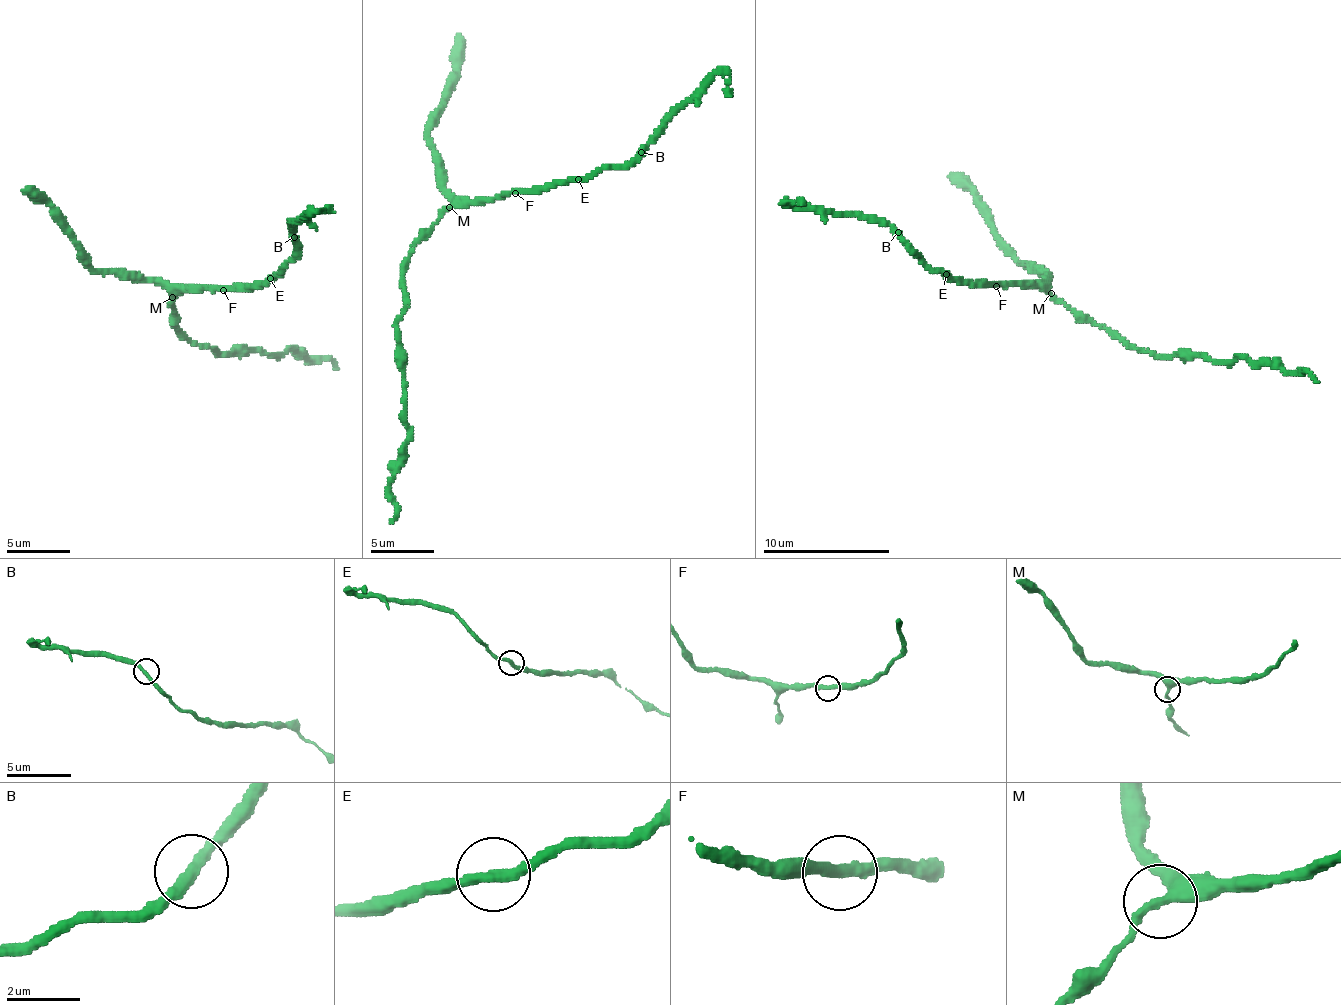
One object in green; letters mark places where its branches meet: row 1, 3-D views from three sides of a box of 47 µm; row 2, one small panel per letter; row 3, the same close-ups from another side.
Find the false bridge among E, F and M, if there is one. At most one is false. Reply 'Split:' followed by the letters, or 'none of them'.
Split: none of them

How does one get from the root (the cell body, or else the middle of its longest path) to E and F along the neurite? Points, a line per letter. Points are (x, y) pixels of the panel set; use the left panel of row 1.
E: (177, 297), (181, 291), (202, 292), (203, 289), (246, 290), (257, 282), (268, 282), (269, 279)
F: (177, 297), (181, 291), (223, 290)

